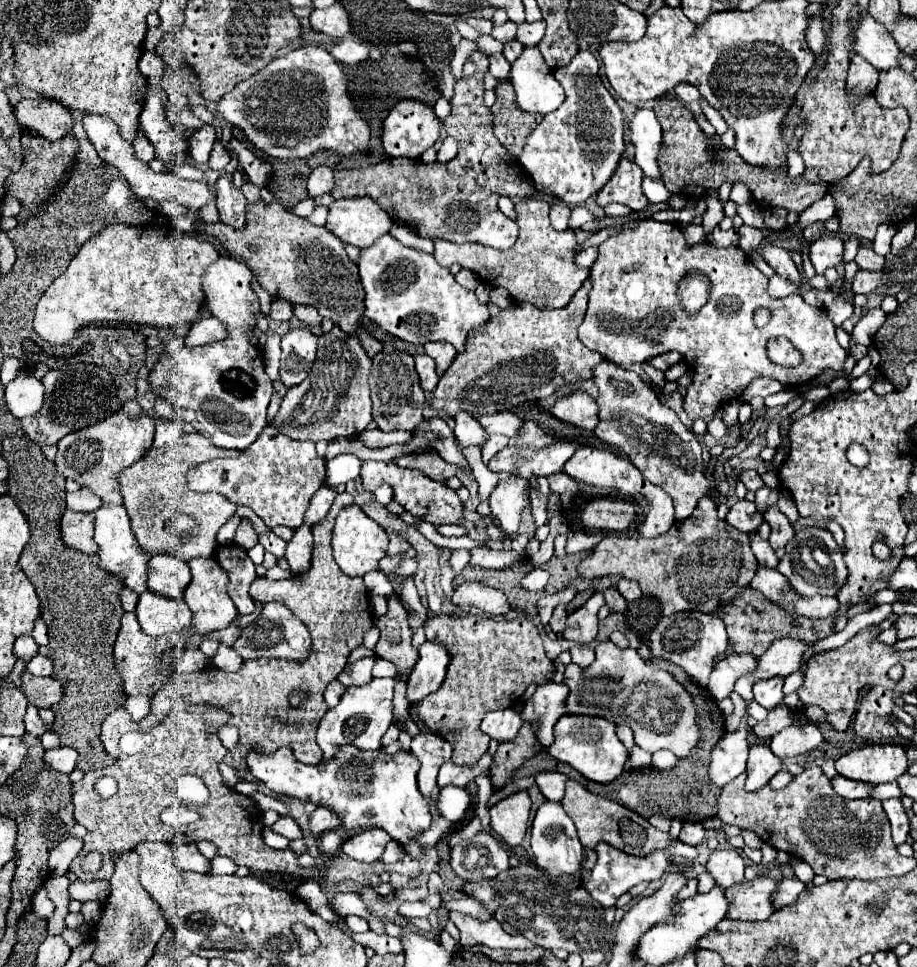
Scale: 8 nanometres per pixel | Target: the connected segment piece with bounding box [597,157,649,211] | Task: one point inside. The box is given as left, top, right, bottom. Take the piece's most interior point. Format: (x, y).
(624, 187)

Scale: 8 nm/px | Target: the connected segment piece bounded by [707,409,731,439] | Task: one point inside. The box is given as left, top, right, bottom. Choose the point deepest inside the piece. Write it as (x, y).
(716, 427)

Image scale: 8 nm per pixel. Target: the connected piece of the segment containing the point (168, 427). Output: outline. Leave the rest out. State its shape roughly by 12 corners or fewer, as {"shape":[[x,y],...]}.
{"shape":[[157,419],[155,447],[175,445],[181,427],[175,421]]}

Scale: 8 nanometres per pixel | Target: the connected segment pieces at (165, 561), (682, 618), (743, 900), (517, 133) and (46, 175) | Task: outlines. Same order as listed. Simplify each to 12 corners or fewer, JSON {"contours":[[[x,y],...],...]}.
{"contours":[[[155,555],[147,565],[147,589],[183,599],[189,565],[173,555]],[[699,611],[663,617],[653,657],[709,681],[729,645],[725,623]],[[757,877],[727,889],[729,919],[765,921],[779,879]],[[499,81],[495,135],[519,157],[527,135],[543,115],[527,115],[515,103],[515,89]],[[31,133],[7,195],[33,213],[55,191],[79,145]]]}

